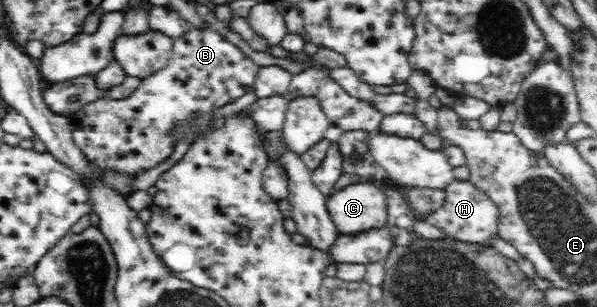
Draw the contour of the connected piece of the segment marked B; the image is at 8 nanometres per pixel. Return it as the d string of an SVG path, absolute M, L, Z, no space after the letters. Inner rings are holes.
M191 29L173 41L173 53L167 66L156 71L152 77L141 80L139 86L128 97L109 98L106 95L84 102L70 116L74 143L86 159L96 160L100 166L128 172L146 171L172 153L174 143L165 133L176 118L183 118L198 108L212 110L235 101L252 89L258 68L258 64L217 32L210 29Z

